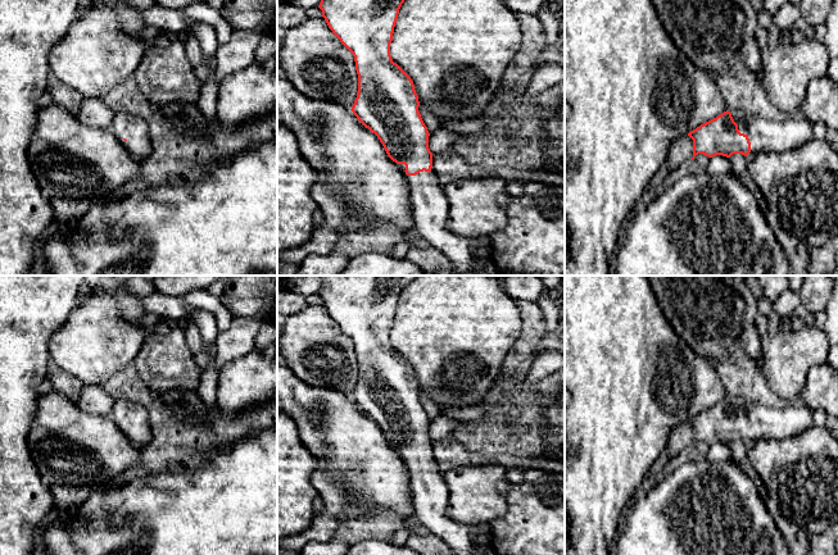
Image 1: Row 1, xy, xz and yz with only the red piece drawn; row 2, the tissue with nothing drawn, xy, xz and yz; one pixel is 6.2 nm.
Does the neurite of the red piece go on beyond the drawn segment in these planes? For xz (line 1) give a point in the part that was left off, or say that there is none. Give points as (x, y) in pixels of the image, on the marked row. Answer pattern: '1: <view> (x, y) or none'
1: xz (429, 204)

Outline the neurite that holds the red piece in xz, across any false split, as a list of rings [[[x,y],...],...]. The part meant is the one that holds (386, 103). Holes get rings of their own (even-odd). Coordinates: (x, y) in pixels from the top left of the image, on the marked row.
[[[321,0],[329,28],[353,54],[358,74],[358,92],[352,106],[357,119],[377,136],[388,156],[395,162],[409,186],[413,226],[420,238],[440,250],[452,261],[452,276],[498,276],[494,263],[475,263],[470,240],[447,228],[449,203],[432,163],[429,131],[418,112],[420,101],[411,77],[393,62],[390,44],[399,9],[404,0]]]

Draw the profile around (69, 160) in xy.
[[[53,103],[37,113],[27,158],[47,201],[103,196],[132,181],[140,172],[139,160],[108,128],[87,127],[74,114]]]

